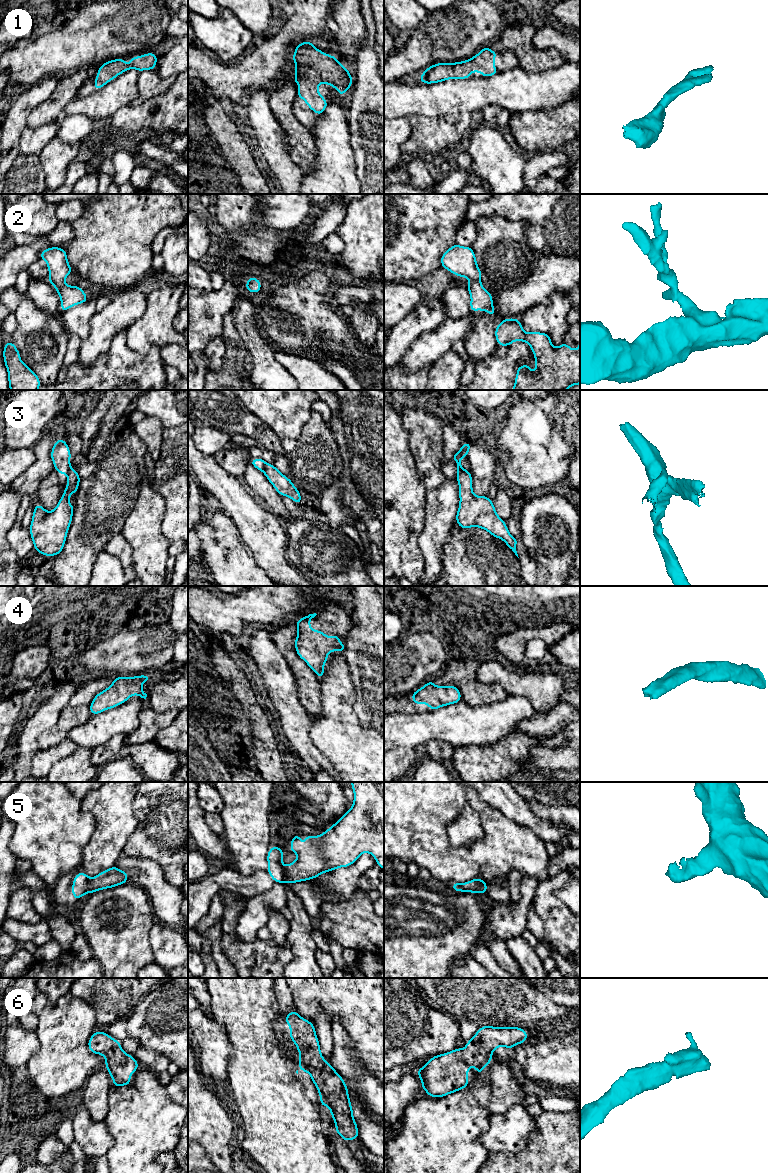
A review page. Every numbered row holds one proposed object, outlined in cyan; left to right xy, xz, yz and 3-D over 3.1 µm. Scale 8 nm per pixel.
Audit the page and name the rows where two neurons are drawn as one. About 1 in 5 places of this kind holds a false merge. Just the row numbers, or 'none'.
3

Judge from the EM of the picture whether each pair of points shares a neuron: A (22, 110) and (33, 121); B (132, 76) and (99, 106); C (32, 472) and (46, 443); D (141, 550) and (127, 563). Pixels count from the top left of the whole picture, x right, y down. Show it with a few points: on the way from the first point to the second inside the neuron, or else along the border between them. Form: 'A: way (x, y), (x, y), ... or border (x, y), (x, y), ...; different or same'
A: border (45, 100), (30, 113), (26, 126); different
B: way (124, 84), (107, 100); same
C: way (39, 465), (43, 461), (43, 450); same
D: border (123, 537), (131, 548), (132, 568), (136, 575); different

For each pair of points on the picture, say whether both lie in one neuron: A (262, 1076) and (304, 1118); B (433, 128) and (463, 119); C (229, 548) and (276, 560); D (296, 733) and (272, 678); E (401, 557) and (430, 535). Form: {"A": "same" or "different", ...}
{"A": "same", "B": "same", "C": "different", "D": "same", "E": "different"}

